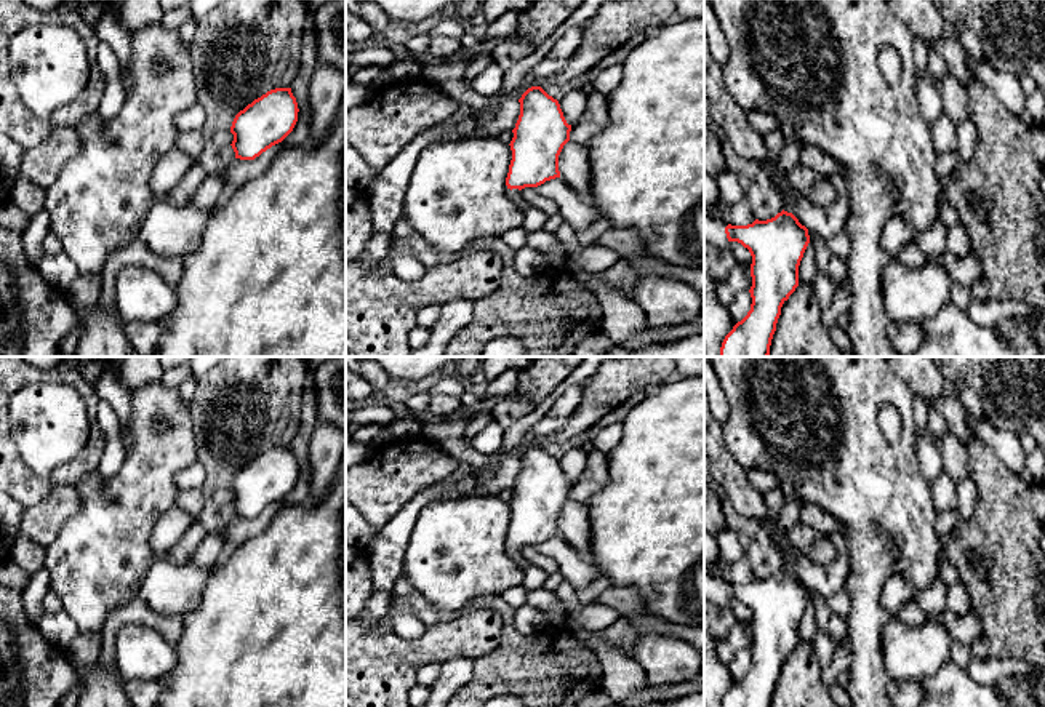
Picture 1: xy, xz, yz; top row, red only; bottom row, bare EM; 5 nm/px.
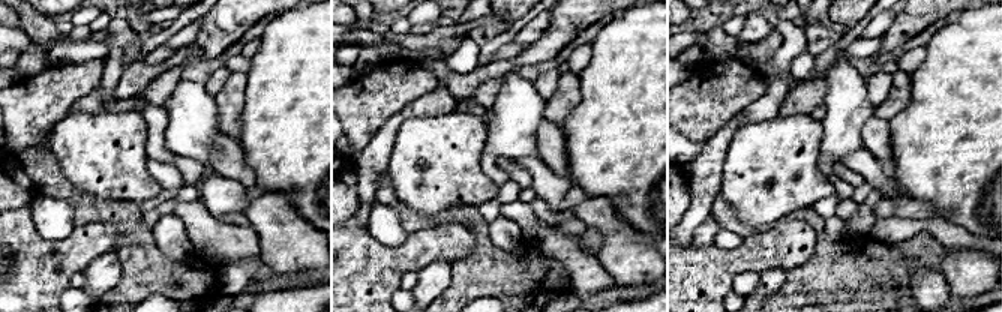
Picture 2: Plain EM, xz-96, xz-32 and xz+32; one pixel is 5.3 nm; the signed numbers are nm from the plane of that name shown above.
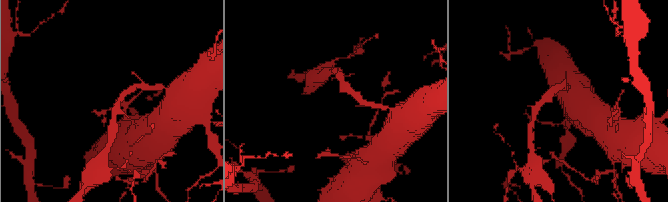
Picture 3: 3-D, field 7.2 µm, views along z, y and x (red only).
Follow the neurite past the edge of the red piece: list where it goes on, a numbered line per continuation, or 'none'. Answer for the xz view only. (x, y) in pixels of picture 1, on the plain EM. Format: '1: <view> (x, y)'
1: xz (516, 554)

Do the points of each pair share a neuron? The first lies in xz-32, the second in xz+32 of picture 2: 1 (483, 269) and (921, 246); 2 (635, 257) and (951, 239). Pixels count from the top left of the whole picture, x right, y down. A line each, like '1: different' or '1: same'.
1: same
2: different

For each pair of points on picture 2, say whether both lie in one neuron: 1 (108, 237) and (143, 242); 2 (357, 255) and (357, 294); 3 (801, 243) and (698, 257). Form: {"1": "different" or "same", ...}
{"1": "different", "2": "same", "3": "same"}

